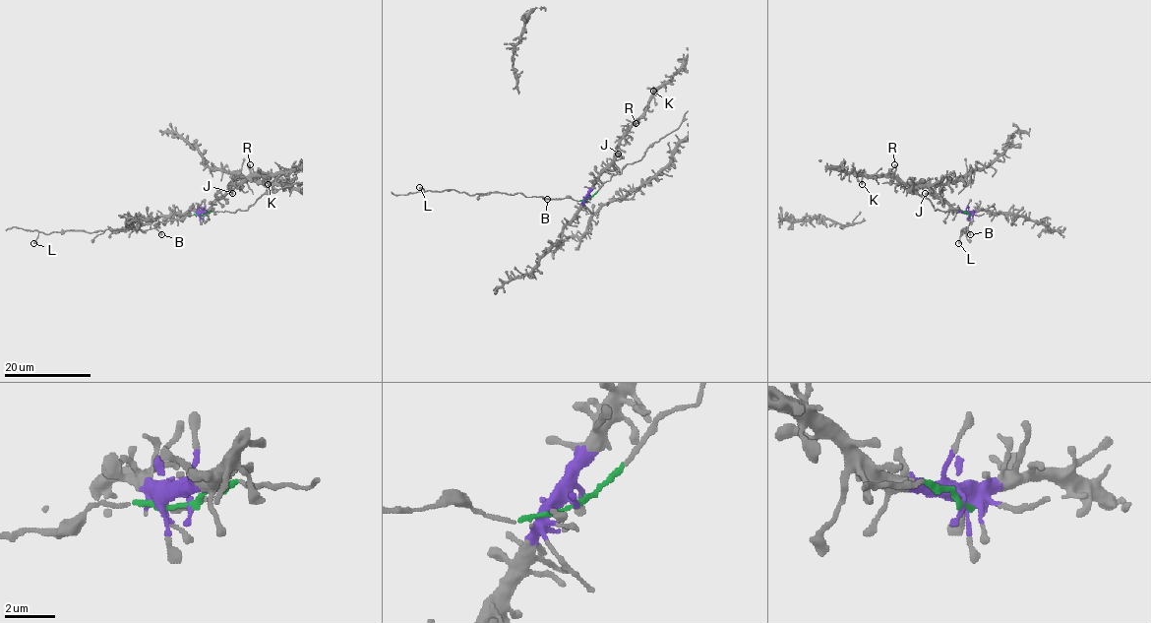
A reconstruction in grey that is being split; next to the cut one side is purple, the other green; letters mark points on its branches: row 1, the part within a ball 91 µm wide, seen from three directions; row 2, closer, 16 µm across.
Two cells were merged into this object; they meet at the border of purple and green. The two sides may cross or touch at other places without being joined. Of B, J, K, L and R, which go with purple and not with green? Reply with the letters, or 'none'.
J, K, R

